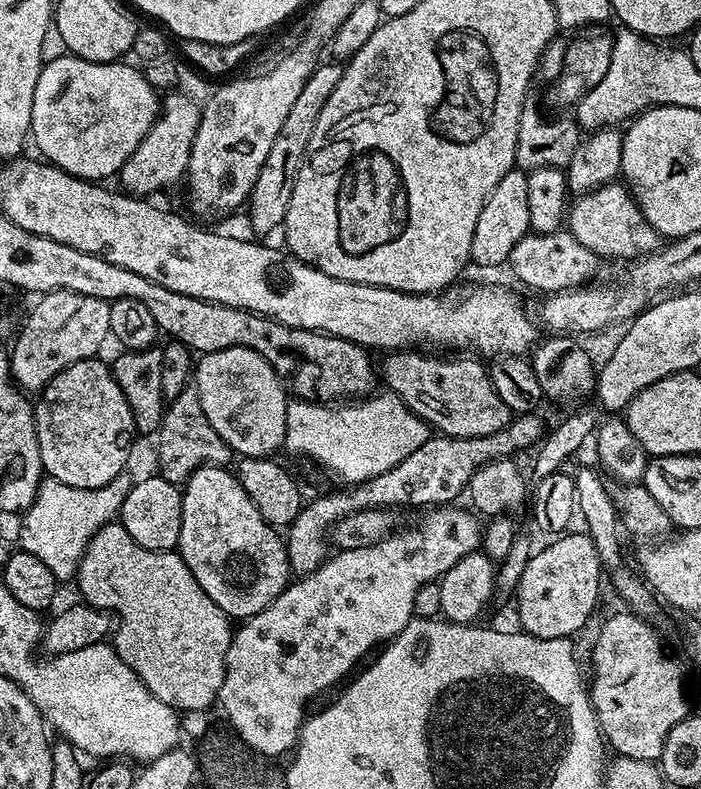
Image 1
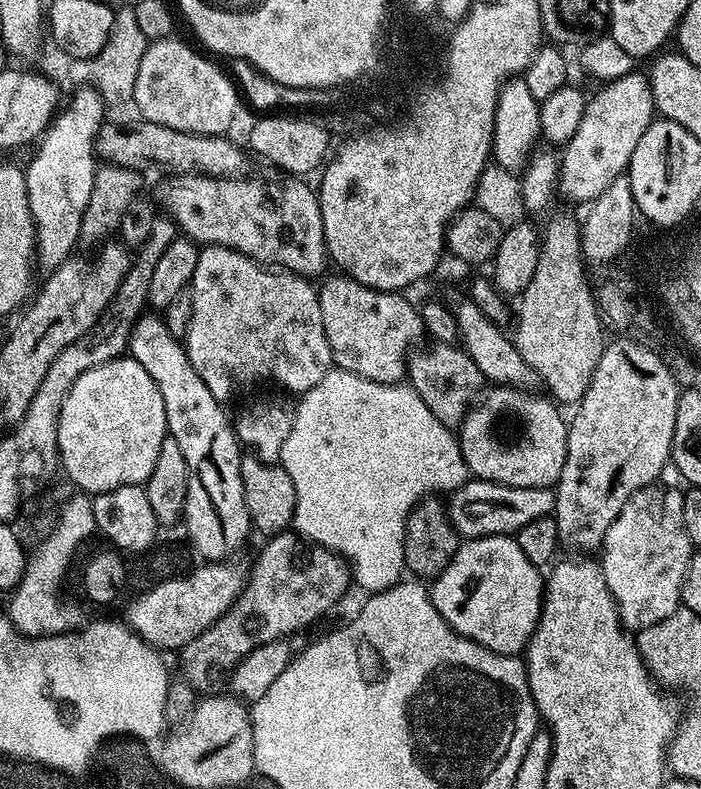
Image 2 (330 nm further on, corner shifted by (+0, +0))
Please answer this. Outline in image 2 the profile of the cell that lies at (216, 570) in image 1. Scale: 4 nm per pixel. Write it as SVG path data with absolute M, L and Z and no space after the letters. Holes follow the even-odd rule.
M142 314L128 339L131 359L144 367L146 374L154 378L154 386L162 394L162 406L166 406L168 435L182 446L182 455L188 467L188 489L182 517L182 528L188 531L187 543L204 562L219 562L237 555L236 552L248 540L253 531L252 519L246 510L246 498L242 490L242 444L237 439L233 421L224 413L225 405L206 390L206 382L198 378L198 370L190 366L188 352L183 343L164 325L160 314Z

